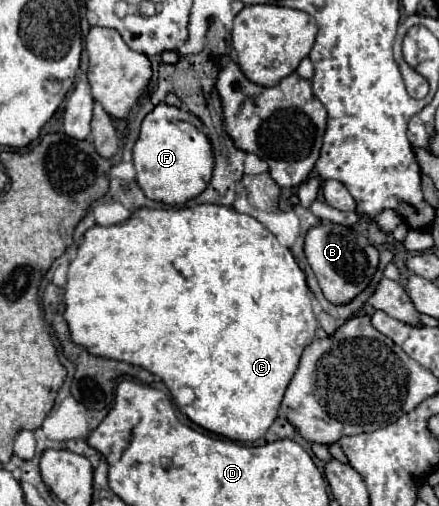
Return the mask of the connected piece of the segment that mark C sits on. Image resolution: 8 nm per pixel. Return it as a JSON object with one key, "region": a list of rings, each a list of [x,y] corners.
{"region":[[[199,204],[193,208],[171,208],[171,210],[141,208],[141,210],[133,212],[133,216],[125,224],[117,224],[117,226],[109,226],[109,228],[107,226],[89,228],[85,232],[83,244],[79,246],[77,258],[69,264],[67,286],[65,286],[65,314],[63,316],[69,324],[73,342],[85,346],[91,354],[145,368],[151,374],[161,376],[161,380],[167,384],[171,394],[175,394],[183,386],[193,388],[197,398],[193,404],[185,406],[185,414],[189,416],[189,420],[213,434],[225,436],[235,442],[255,442],[275,422],[275,418],[279,414],[279,404],[287,390],[287,384],[291,382],[291,378],[299,366],[301,352],[305,350],[305,346],[309,346],[315,340],[315,330],[319,326],[317,318],[313,314],[309,296],[307,296],[305,274],[297,266],[291,250],[281,246],[277,242],[277,238],[255,218],[241,214],[227,206],[217,206],[217,204]]]}

